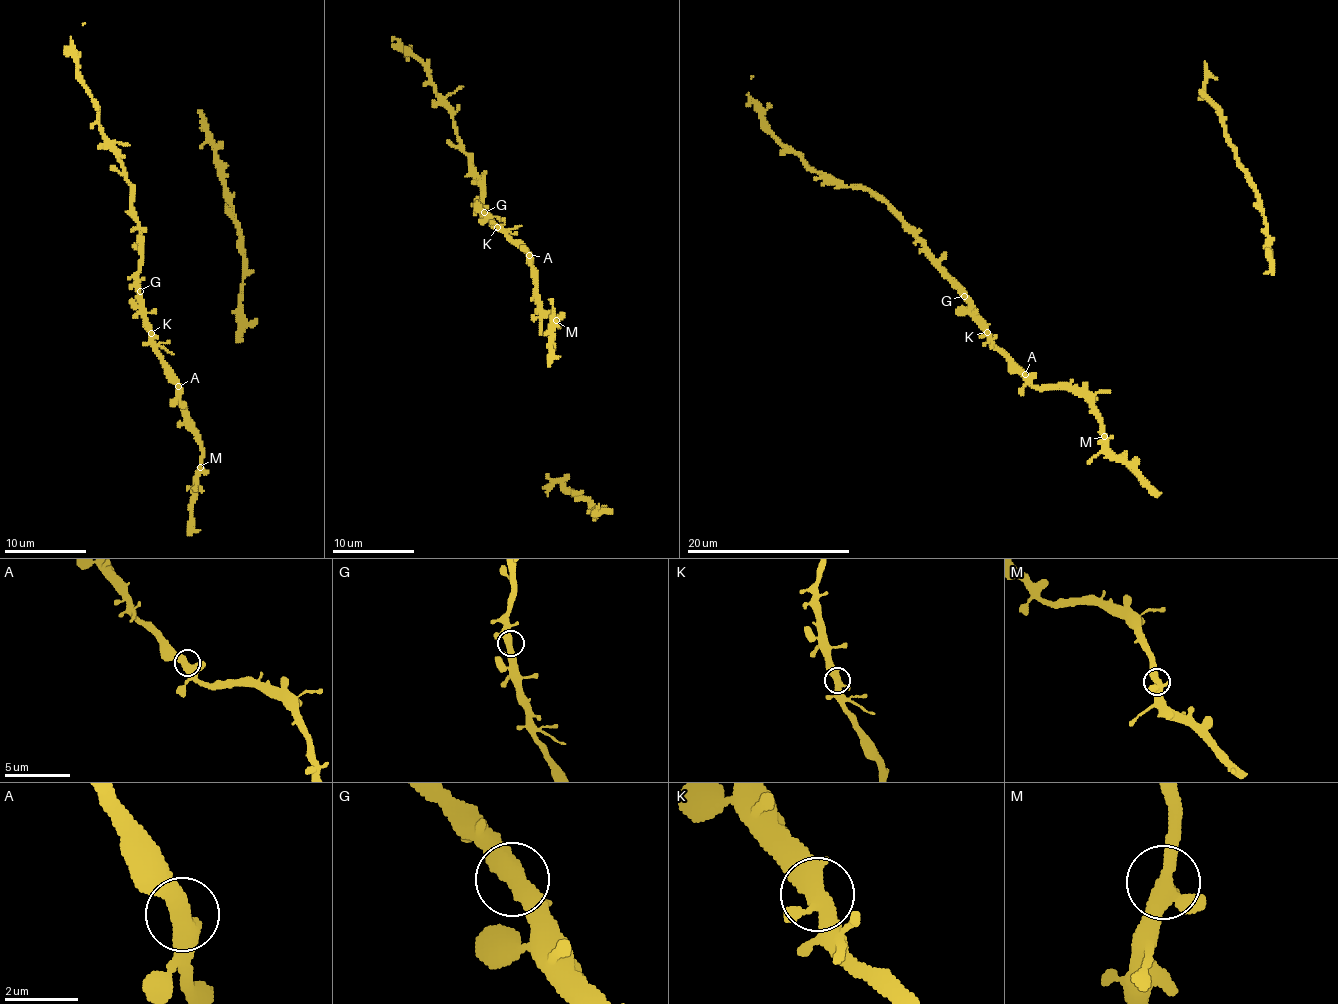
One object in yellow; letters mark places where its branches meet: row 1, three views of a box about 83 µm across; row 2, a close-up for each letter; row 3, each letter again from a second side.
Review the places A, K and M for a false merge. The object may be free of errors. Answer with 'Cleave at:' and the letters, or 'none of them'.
Cleave at: none of them

